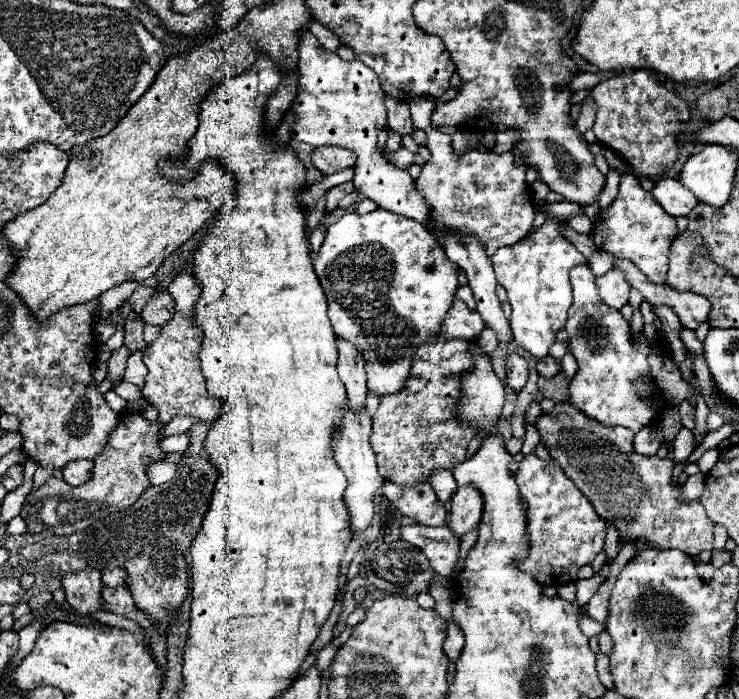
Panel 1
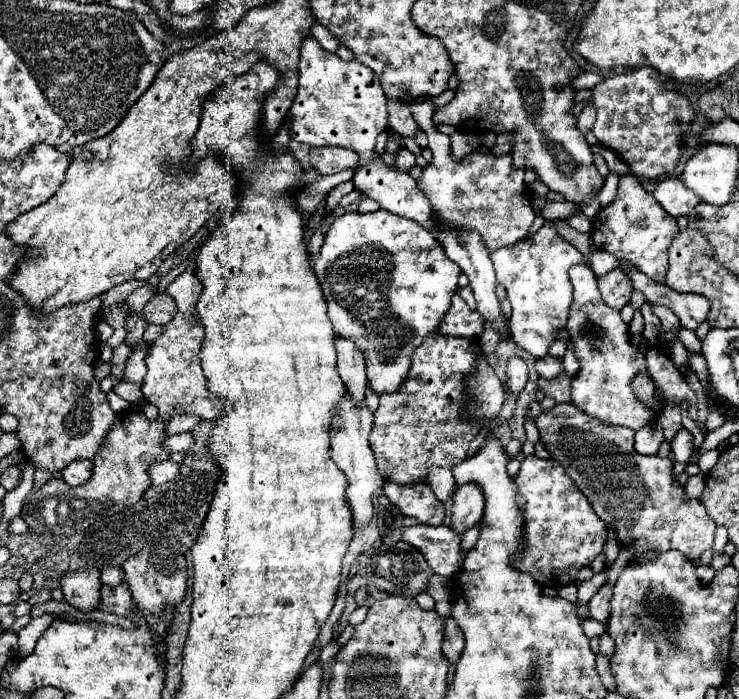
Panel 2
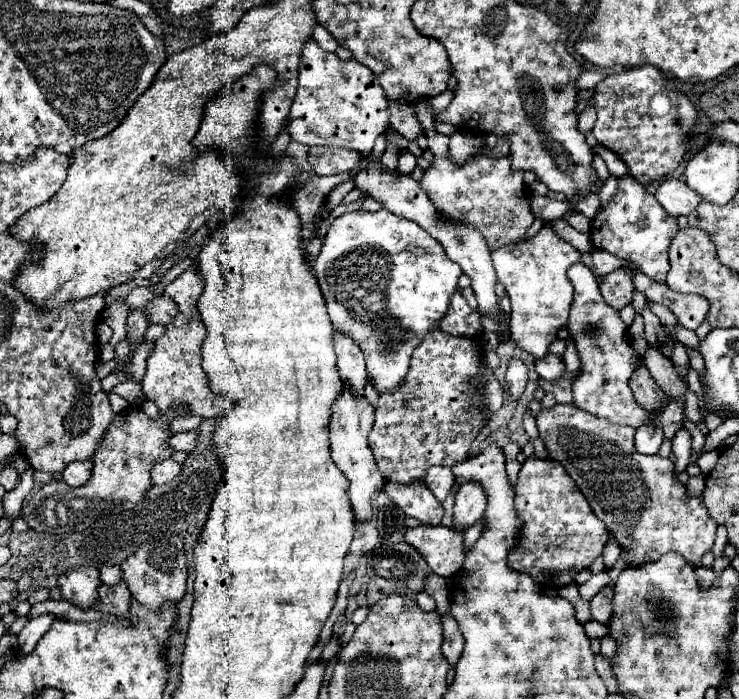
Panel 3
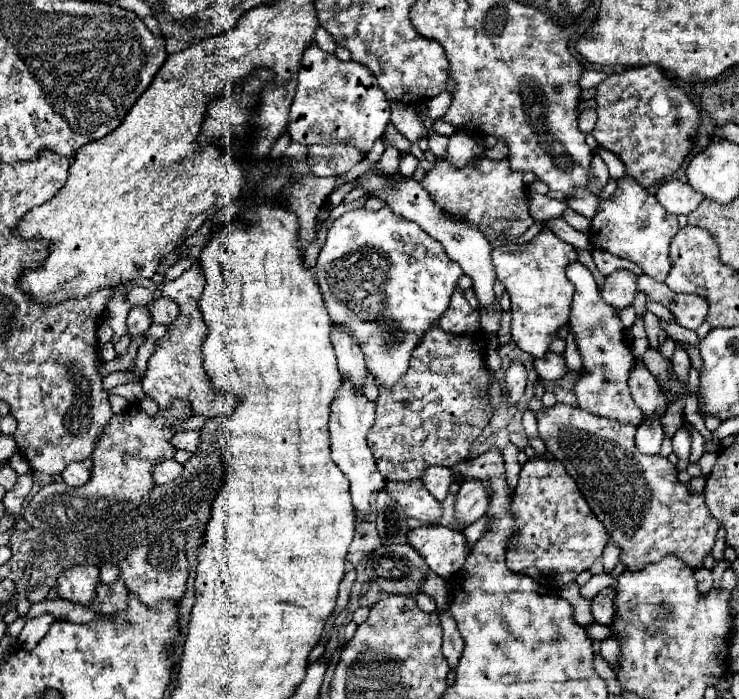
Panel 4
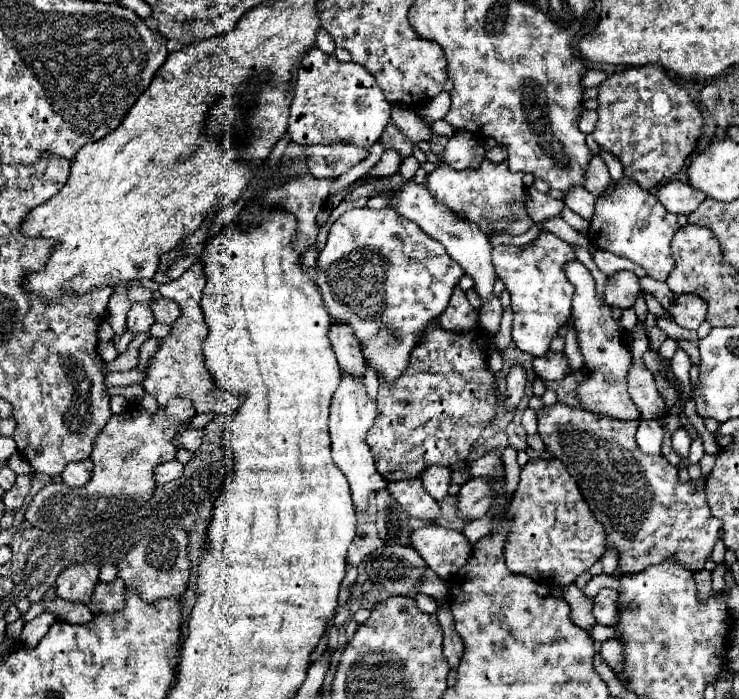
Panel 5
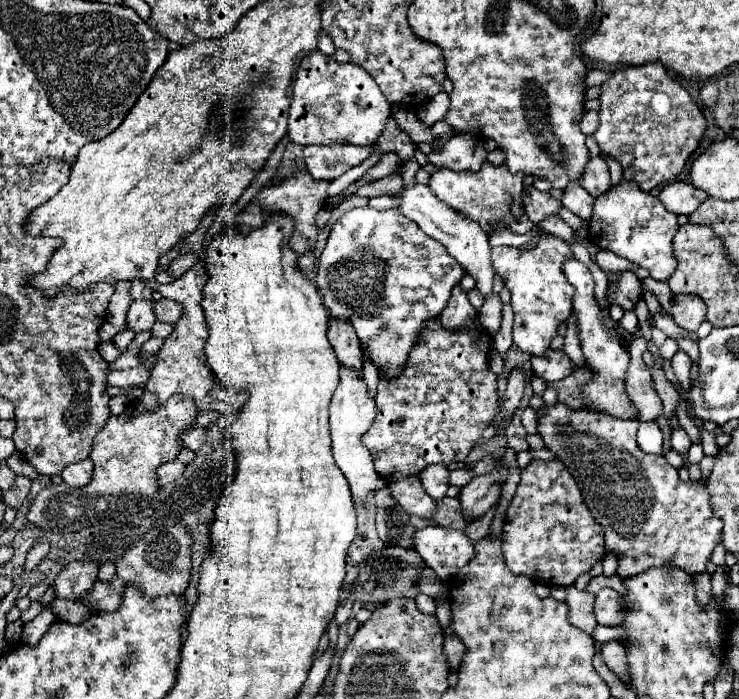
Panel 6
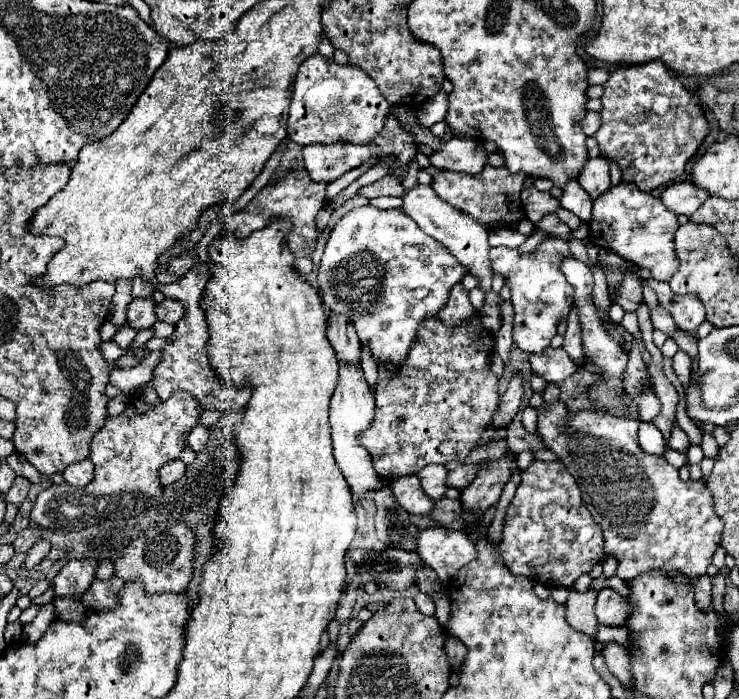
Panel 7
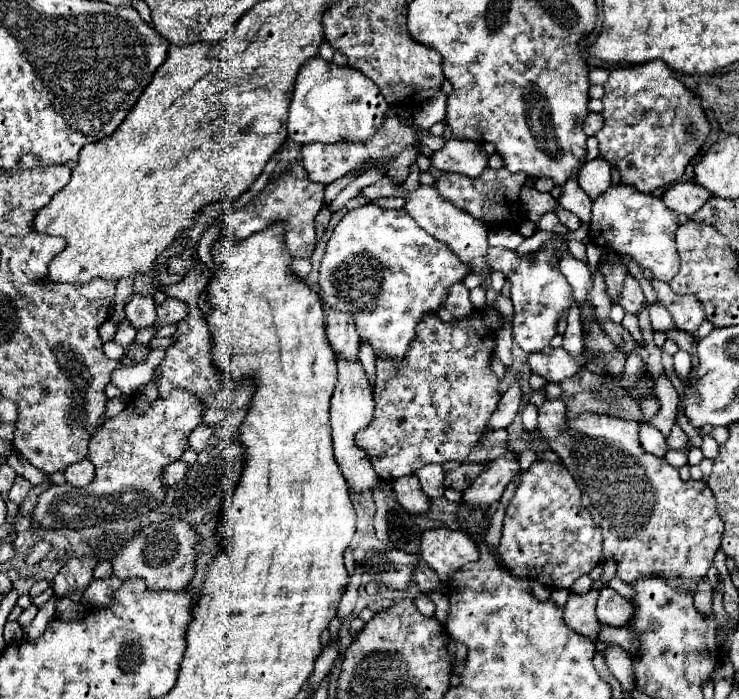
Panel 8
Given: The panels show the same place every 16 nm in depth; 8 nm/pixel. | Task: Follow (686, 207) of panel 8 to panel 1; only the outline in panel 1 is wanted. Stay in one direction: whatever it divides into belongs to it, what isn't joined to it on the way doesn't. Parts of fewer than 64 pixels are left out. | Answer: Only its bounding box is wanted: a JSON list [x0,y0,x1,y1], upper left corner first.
[652,178,700,216]

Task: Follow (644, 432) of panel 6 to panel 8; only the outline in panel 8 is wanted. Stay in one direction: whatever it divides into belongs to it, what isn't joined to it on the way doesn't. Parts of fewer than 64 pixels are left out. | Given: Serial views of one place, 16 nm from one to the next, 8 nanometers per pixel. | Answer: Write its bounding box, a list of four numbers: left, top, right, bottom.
[640,424,668,458]

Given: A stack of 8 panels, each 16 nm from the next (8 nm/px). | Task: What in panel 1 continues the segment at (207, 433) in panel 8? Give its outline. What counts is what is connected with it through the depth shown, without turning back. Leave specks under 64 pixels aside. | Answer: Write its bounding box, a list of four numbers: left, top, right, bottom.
[160,434,190,452]

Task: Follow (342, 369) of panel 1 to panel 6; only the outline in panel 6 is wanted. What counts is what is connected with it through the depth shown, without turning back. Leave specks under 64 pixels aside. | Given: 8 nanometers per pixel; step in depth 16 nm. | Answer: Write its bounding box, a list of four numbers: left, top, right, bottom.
[328,316,362,370]

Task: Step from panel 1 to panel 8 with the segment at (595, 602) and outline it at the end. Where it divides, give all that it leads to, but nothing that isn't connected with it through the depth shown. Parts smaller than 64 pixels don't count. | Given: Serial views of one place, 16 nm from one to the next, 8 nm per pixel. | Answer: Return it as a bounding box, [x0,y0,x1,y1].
[596,588,634,628]

